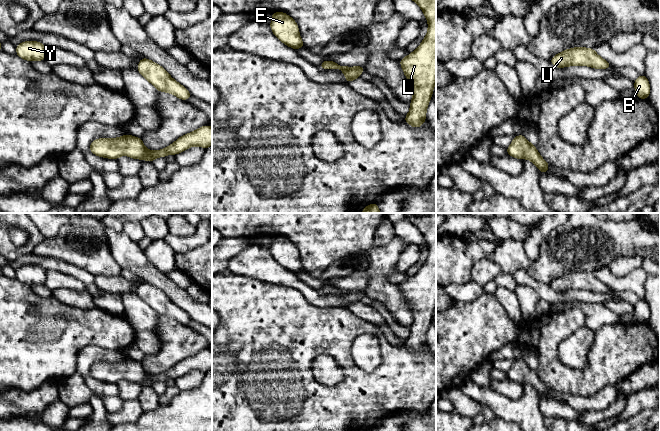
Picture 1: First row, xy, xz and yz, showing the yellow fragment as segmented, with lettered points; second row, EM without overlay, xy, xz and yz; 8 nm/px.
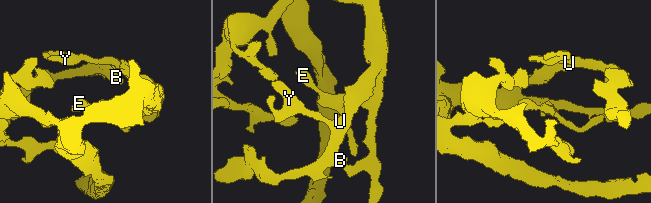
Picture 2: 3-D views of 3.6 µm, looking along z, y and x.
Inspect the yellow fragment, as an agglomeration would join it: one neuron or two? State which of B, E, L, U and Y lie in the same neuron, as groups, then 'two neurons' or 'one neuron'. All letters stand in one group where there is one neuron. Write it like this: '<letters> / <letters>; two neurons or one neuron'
B E L U Y; one neuron

